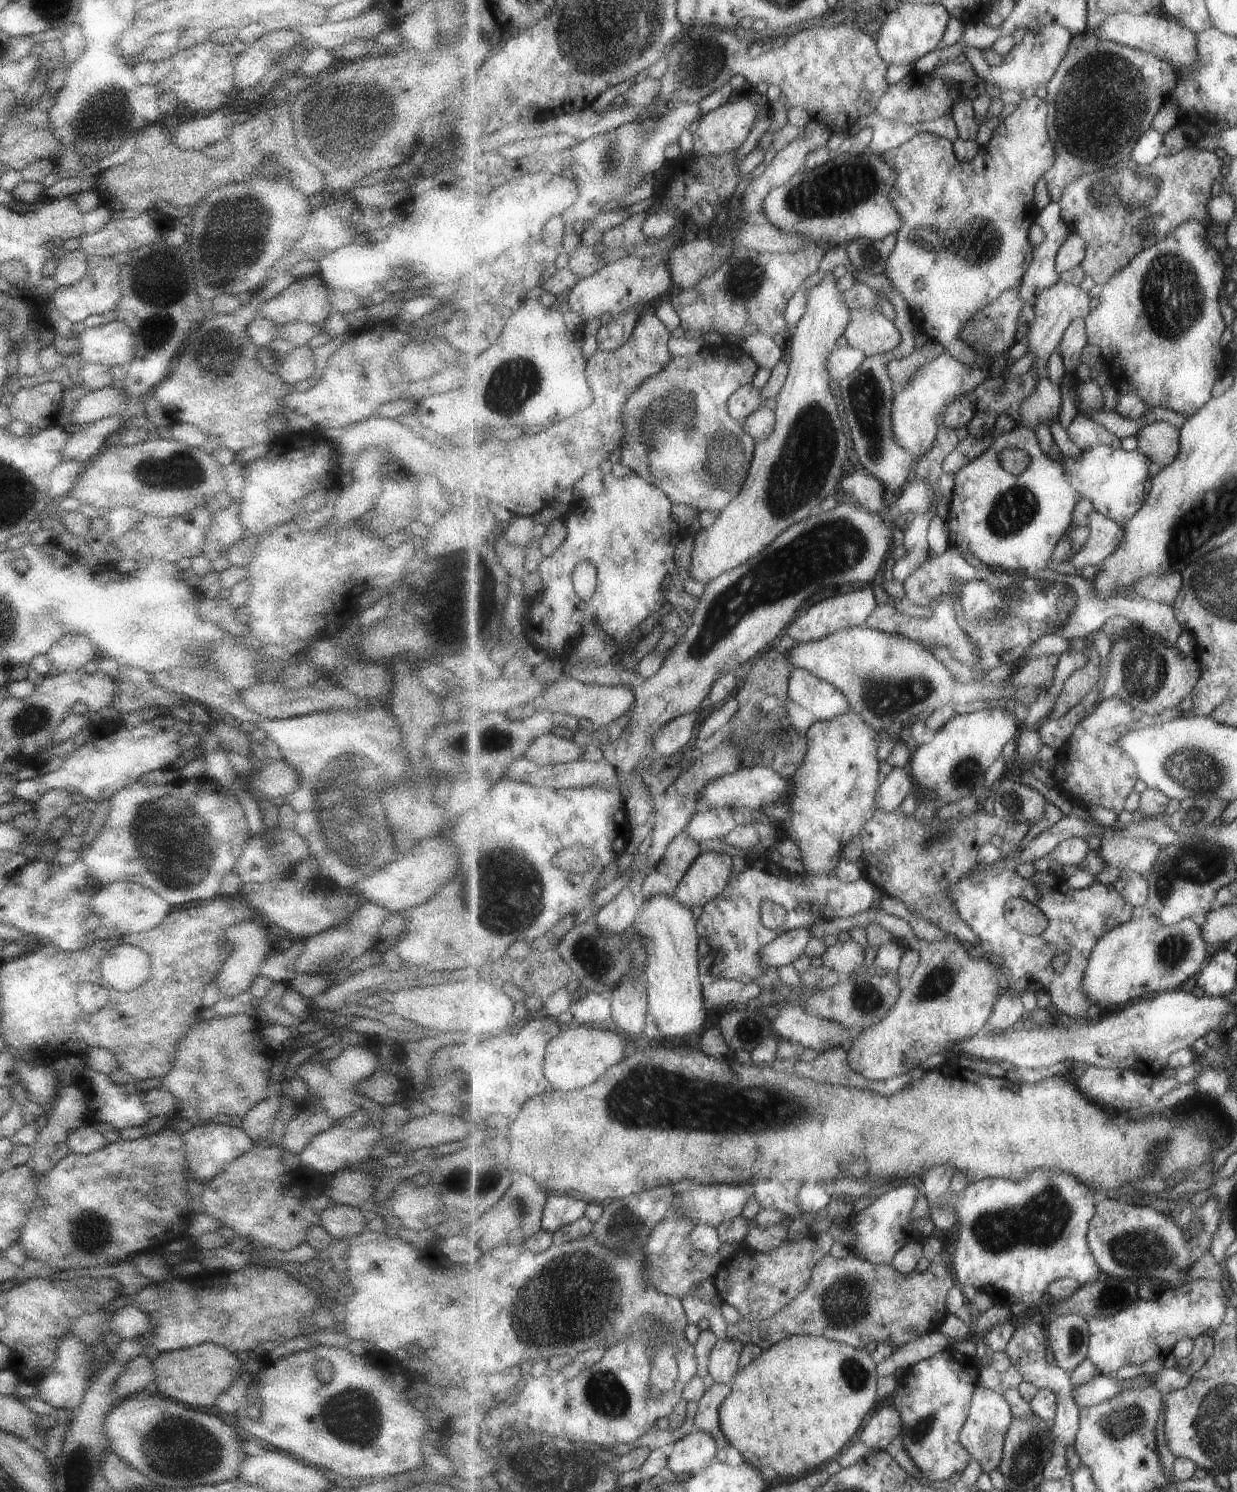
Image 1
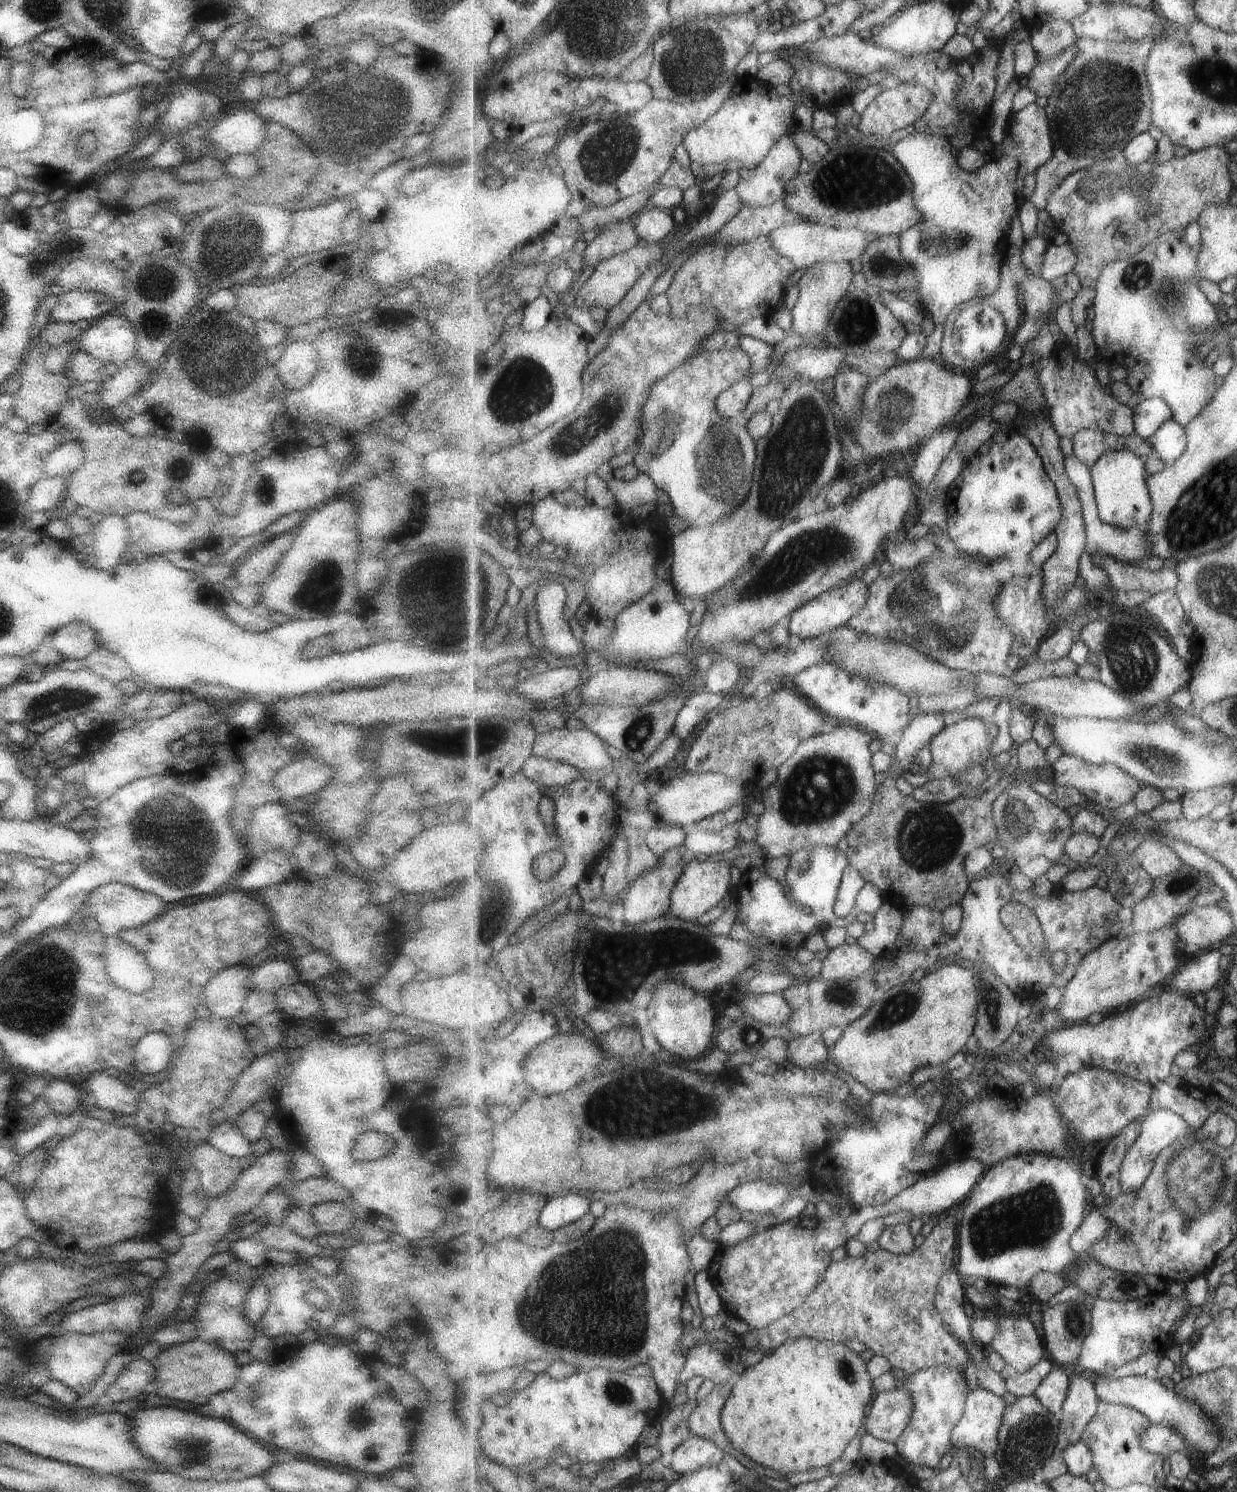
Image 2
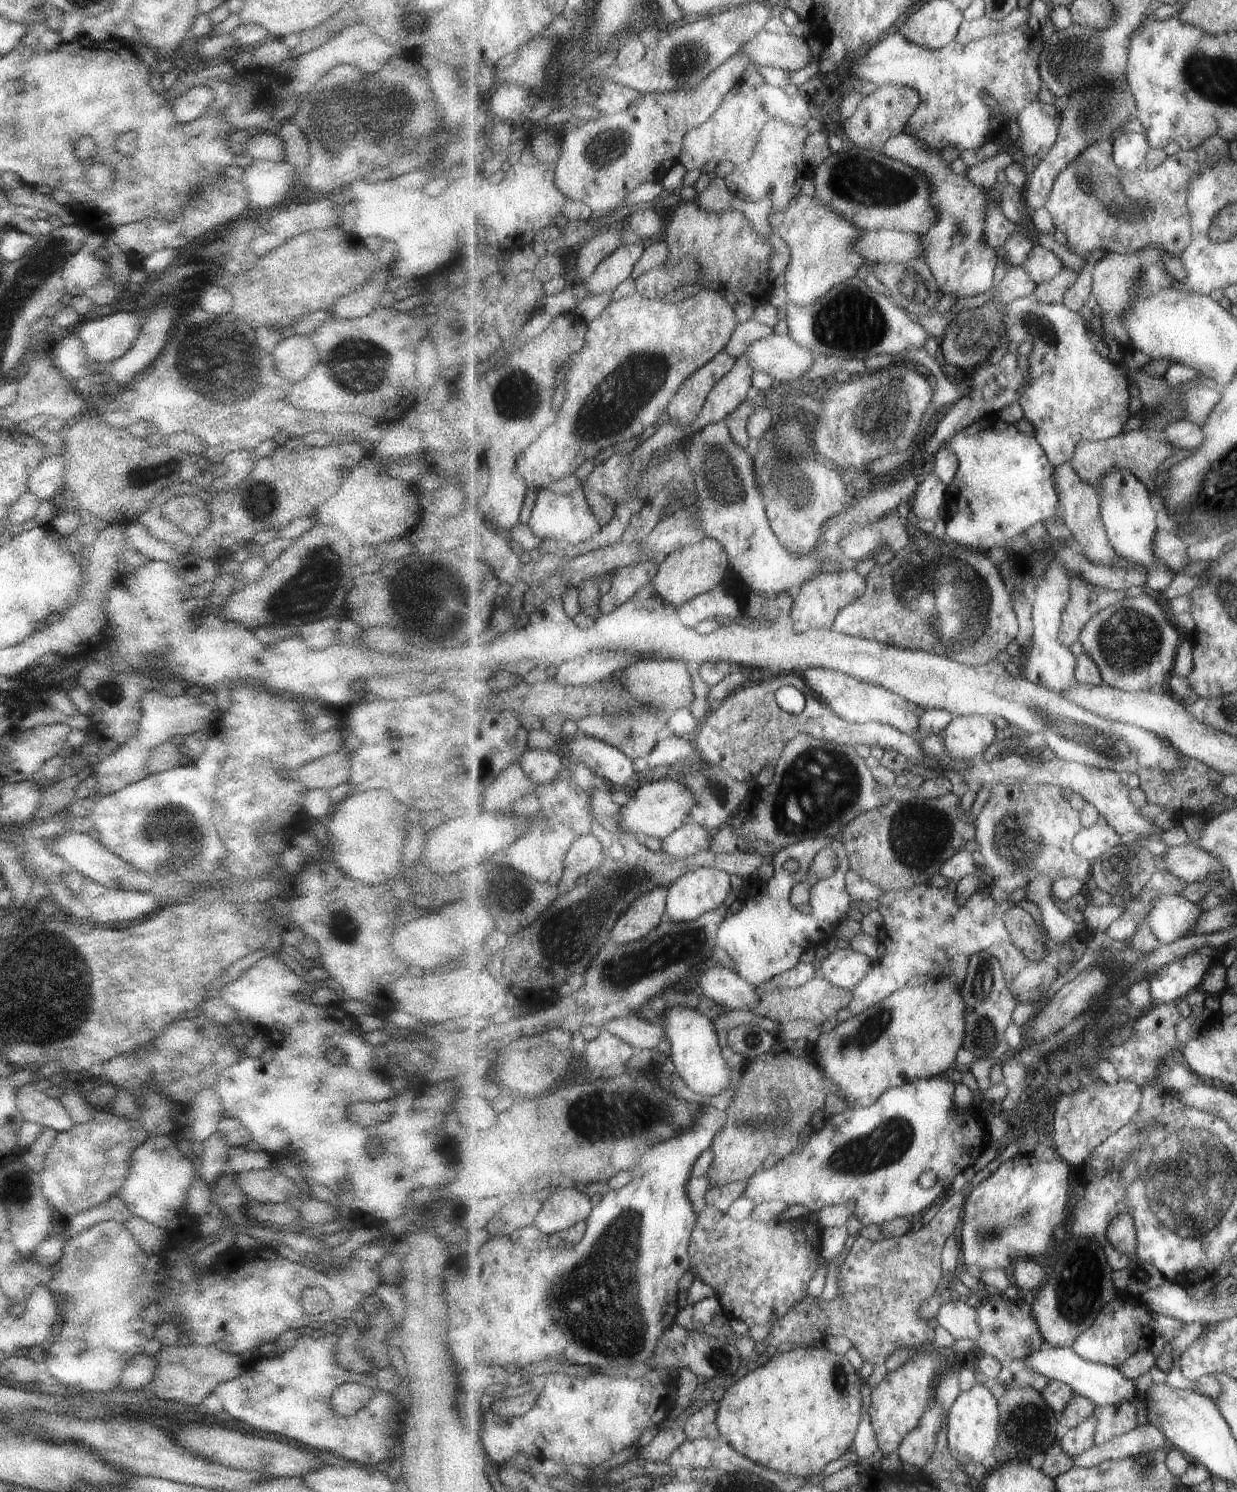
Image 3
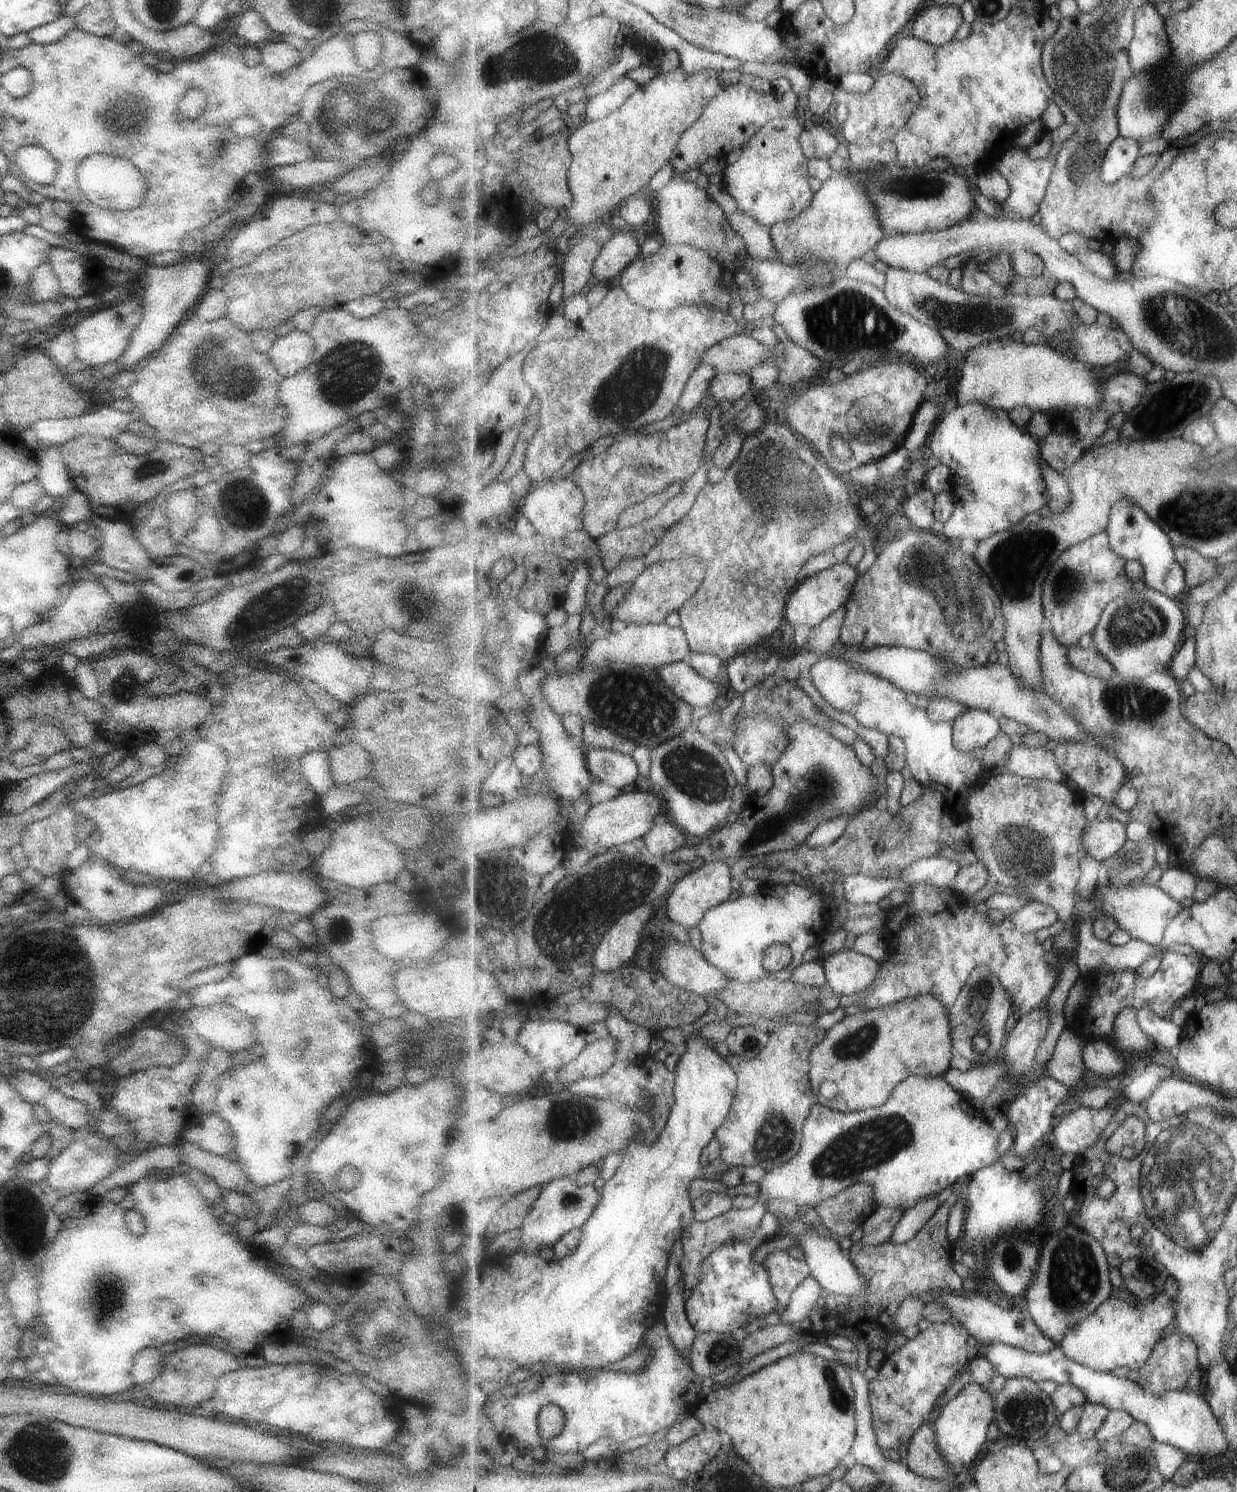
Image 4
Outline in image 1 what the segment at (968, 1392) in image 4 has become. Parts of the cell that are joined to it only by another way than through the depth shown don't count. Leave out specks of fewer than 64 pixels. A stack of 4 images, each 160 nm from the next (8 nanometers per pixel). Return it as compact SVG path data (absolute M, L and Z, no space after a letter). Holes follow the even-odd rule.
M977 1387L976 1394L972 1398L970 1415L960 1432L960 1442L965 1445L984 1472L993 1472L995 1468L1001 1466L1009 1428L1012 1427L1015 1420L1015 1408L1005 1395L996 1389Z

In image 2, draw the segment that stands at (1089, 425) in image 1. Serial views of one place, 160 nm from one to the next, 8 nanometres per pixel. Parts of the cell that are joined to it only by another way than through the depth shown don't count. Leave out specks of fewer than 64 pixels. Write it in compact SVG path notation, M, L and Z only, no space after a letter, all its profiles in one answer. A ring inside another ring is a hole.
M1081 429L1074 437L1074 455L1092 468L1104 452L1129 451L1145 460L1153 455L1152 446L1139 435L1119 436L1097 429Z

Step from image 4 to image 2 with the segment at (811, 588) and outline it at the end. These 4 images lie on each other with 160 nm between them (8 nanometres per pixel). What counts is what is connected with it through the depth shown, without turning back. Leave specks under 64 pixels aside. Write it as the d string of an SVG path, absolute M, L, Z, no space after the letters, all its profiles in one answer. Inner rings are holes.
M856 577L853 580L833 587L831 590L819 595L816 599L810 600L803 607L797 609L790 619L790 634L793 640L805 640L827 634L837 627L845 627L858 612L861 612L869 602L870 588L863 577Z

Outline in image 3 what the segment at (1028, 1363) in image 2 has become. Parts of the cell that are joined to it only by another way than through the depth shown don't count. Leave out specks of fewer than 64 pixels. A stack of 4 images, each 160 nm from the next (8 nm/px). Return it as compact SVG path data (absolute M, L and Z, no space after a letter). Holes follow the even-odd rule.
M1001 1295L982 1299L982 1302L983 1305L977 1309L980 1335L975 1341L975 1352L993 1355L1007 1366L1010 1360L1023 1360L1040 1350L1045 1340L1031 1311L1005 1300Z

